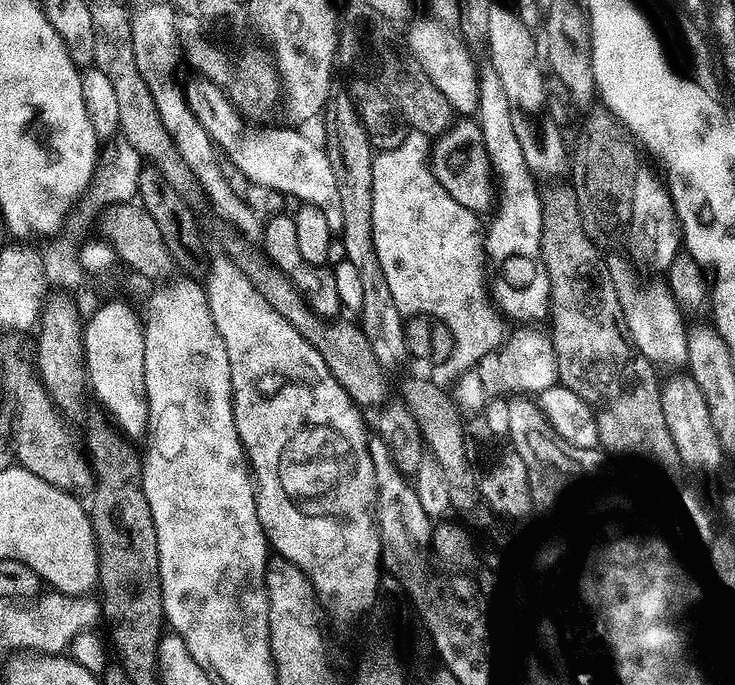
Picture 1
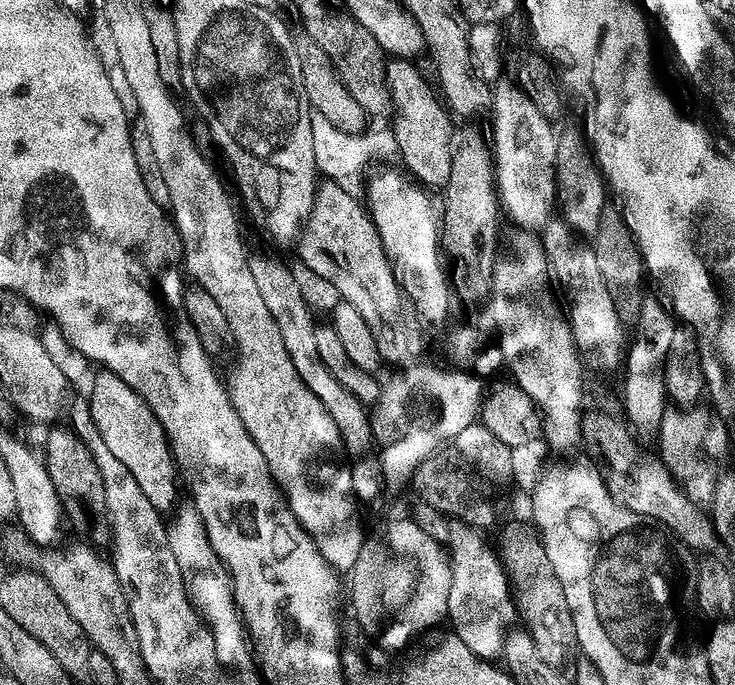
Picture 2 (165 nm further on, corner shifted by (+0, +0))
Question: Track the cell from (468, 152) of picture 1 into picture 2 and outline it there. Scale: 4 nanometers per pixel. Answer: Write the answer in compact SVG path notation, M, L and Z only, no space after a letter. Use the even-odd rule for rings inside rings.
M392 58L387 61L386 78L388 89L392 92L394 113L390 127L397 142L398 160L401 160L422 183L440 190L450 178L454 120L449 109L442 103L441 97L434 91L433 85L431 88L424 81L423 74L412 64L415 63L408 58Z

